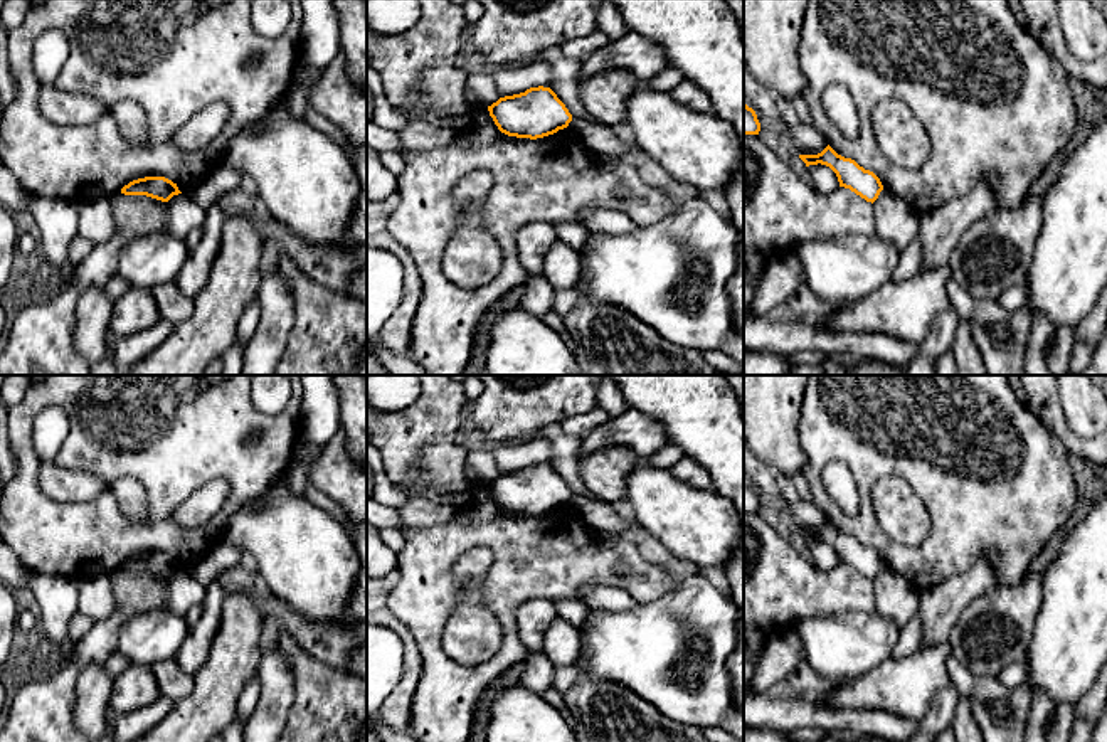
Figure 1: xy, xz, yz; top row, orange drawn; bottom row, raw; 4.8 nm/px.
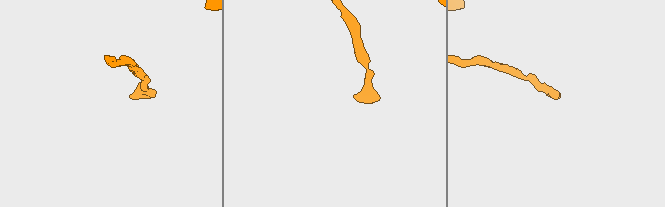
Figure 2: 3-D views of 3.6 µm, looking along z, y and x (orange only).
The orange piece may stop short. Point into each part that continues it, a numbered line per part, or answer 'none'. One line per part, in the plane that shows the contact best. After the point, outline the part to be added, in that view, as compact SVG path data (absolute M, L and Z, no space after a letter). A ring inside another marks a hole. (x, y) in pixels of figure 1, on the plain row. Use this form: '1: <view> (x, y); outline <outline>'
none

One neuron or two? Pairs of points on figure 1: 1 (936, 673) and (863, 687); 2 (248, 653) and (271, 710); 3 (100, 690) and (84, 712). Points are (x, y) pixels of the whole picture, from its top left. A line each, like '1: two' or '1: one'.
1: one
2: two
3: one

